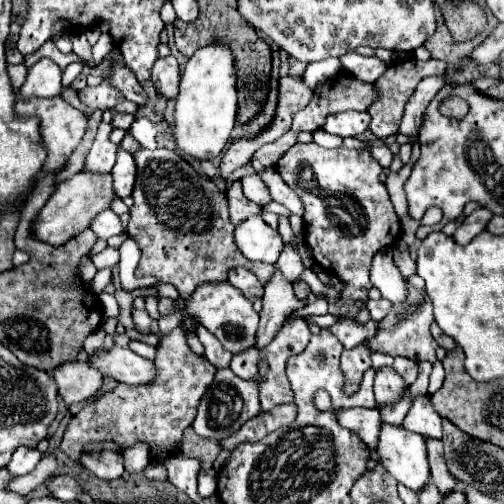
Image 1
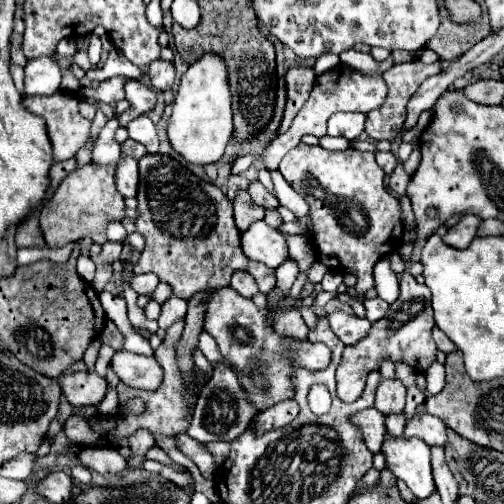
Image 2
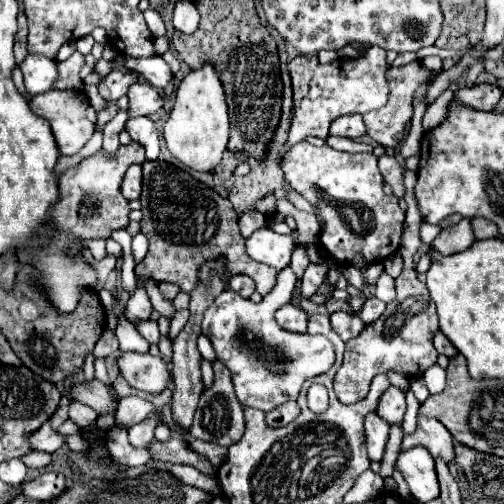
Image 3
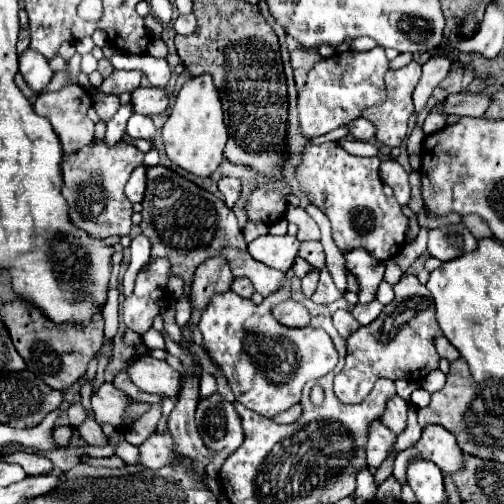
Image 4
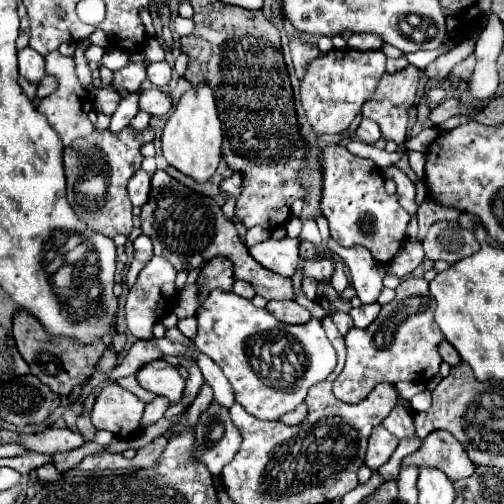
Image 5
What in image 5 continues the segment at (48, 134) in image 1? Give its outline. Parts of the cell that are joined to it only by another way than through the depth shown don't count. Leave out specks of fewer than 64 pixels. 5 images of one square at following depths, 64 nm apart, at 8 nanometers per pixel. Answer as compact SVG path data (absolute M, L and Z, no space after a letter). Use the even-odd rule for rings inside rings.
M50 52L48 58L46 58L46 72L54 74L60 84L58 84L58 88L56 88L54 94L50 94L50 96L46 96L46 98L40 100L38 112L48 118L50 126L58 132L60 140L64 142L64 146L72 146L74 140L86 138L94 130L94 124L88 118L88 112L92 110L92 104L90 104L90 98L88 98L88 90L82 88L80 82L78 82L78 78L76 78L74 58L62 56L60 52Z

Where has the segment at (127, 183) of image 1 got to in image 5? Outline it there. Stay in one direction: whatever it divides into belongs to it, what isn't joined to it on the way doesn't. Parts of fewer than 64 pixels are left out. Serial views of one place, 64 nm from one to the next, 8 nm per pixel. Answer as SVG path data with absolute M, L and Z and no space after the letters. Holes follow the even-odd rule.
M138 170L128 182L130 202L134 206L144 206L148 200L148 188L150 188L150 176L144 170Z

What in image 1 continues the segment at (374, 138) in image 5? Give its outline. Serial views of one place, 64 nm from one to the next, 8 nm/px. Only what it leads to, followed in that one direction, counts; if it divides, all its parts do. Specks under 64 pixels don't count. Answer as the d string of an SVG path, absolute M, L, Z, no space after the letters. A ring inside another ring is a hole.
M338 112L338 114L330 114L326 118L324 130L330 134L338 134L338 136L360 136L368 130L370 126L370 116L368 112Z

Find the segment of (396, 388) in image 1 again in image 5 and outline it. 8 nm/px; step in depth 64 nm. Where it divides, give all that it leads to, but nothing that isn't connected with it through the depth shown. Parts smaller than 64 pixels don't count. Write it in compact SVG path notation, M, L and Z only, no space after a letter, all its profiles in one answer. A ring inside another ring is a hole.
M396 404L392 412L384 418L382 426L394 434L396 438L410 438L414 434L414 424L412 424L412 412L404 404Z

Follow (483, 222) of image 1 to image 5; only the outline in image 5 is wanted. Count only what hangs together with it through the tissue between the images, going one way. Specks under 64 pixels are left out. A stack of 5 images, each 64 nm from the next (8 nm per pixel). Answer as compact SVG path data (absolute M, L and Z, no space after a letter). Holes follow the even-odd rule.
M436 222L424 238L426 258L434 262L446 260L448 264L454 264L456 260L462 260L478 250L480 244L476 242L474 234L470 230L464 230L460 224Z

